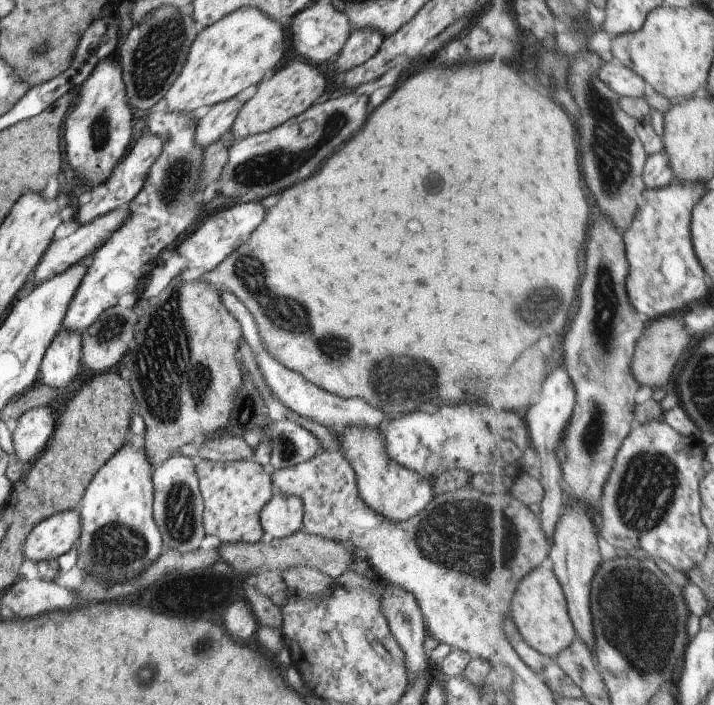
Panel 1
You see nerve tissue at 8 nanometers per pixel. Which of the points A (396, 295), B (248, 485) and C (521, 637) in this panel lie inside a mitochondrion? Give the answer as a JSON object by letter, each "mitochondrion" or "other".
{"A":"other","B":"other","C":"other"}

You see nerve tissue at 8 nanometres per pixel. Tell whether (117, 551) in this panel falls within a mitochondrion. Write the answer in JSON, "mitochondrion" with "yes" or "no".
{"mitochondrion":"yes"}

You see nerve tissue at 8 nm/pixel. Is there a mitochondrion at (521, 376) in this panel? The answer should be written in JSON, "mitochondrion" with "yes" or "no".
{"mitochondrion":"no"}

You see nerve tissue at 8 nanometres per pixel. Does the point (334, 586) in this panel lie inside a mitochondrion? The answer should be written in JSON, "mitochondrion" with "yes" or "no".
{"mitochondrion":"no"}

